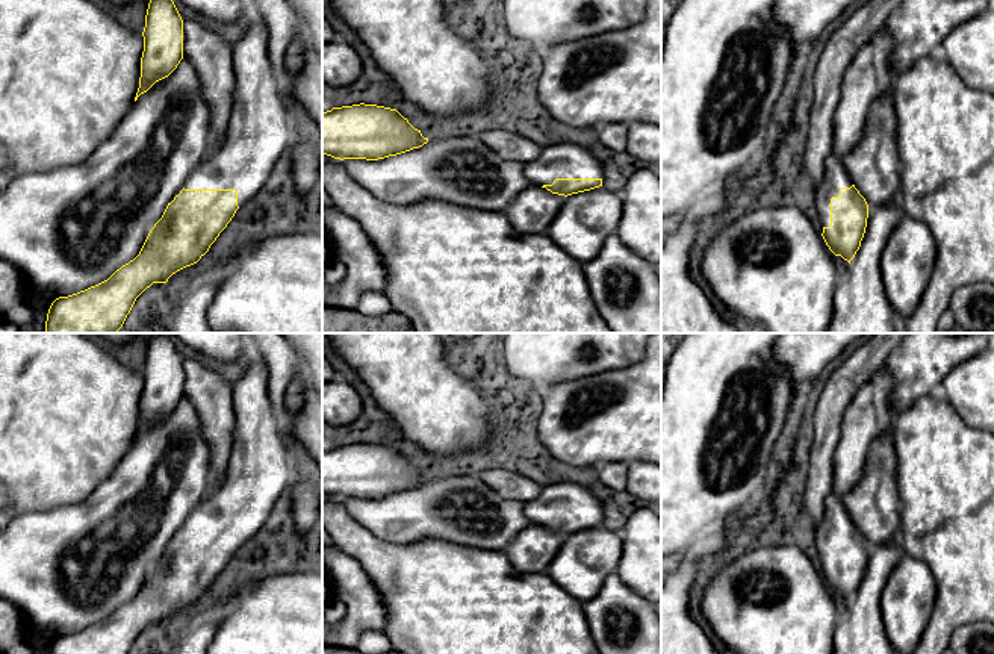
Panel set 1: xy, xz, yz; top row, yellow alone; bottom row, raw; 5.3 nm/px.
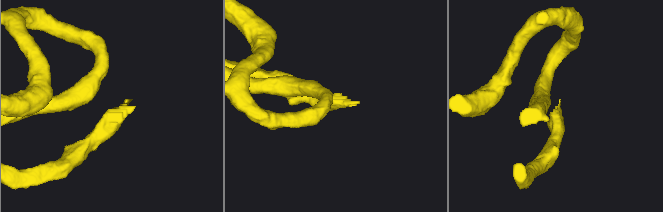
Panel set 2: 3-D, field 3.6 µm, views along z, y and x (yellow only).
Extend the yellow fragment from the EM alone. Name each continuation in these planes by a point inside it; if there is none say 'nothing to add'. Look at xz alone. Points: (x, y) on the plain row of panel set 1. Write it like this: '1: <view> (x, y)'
1: xz (563, 500)

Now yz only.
1: yz (835, 515)

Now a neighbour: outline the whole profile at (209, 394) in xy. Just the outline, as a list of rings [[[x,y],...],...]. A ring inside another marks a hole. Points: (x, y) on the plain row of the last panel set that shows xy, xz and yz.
[[[194,359],[183,360],[183,395],[200,416],[201,436],[210,451],[210,483],[224,477],[233,445],[231,388],[213,369]]]

